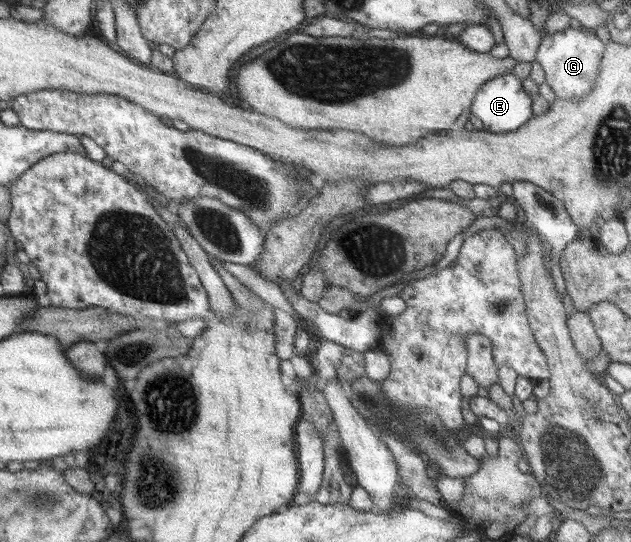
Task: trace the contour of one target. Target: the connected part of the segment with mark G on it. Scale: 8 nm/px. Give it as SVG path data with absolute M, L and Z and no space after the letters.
M572 25L563 31L542 37L536 60L543 67L546 82L551 86L556 98L573 100L582 98L594 90L605 50L606 44L597 37L593 30Z

